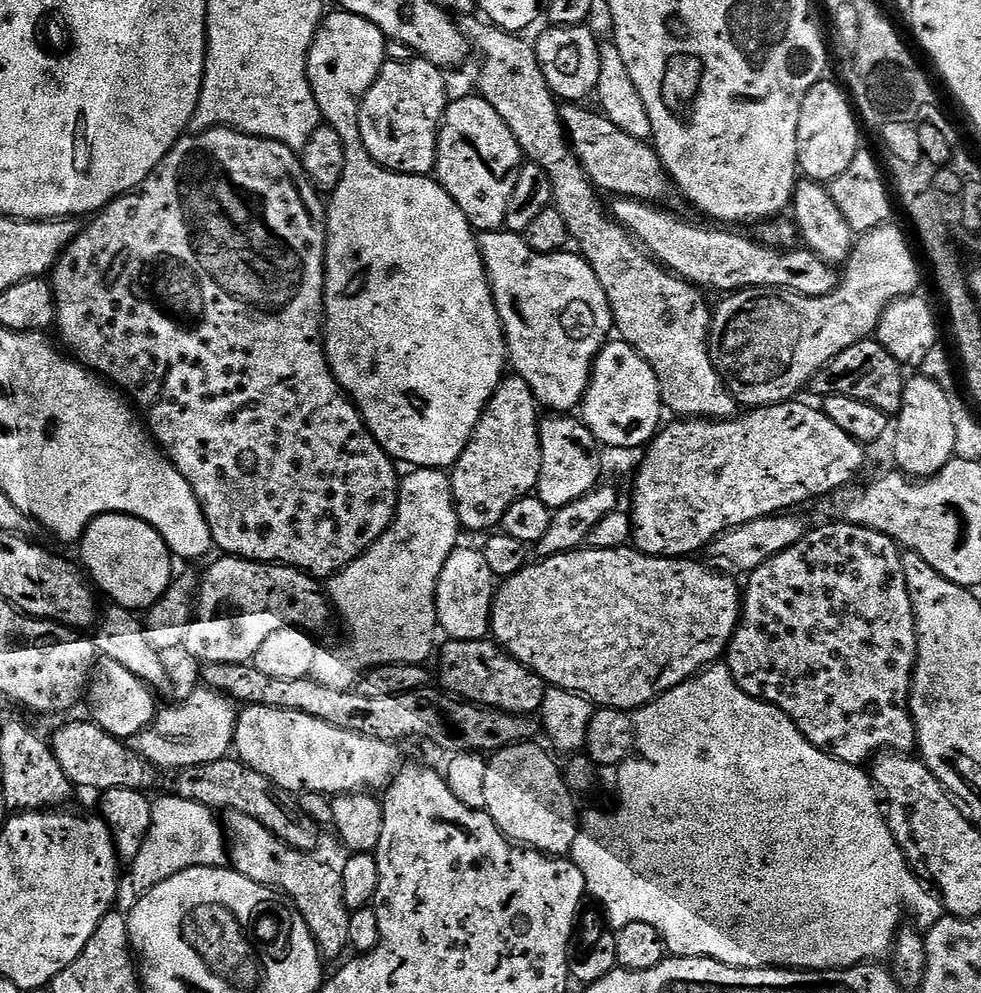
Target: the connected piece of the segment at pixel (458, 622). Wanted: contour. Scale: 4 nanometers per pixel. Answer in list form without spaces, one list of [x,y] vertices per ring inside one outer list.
[[[458,546],[446,558],[436,582],[436,622],[448,640],[482,640],[489,635],[492,625],[492,597],[494,577],[479,547]]]

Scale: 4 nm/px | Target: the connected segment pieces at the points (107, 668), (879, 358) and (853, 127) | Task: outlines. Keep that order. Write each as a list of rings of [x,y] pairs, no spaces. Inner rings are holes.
[[[99,657],[93,665],[86,689],[86,705],[90,710],[88,714],[93,723],[111,736],[130,740],[148,727],[156,713],[154,699],[155,695],[148,685],[114,659]]]
[[[869,338],[850,346],[850,350],[842,350],[822,370],[818,370],[813,376],[812,381],[807,386],[809,393],[813,392],[817,398],[825,396],[841,396],[842,398],[858,398],[858,402],[866,402],[878,410],[895,414],[900,410],[900,402],[904,393],[904,381],[906,379],[905,369],[894,359],[886,349],[874,338]]]
[[[820,79],[809,90],[806,98],[802,98],[802,106],[798,110],[796,167],[807,179],[817,182],[831,182],[838,178],[838,174],[843,174],[846,166],[854,162],[854,154],[862,151],[853,101],[839,83],[836,85],[828,79]]]

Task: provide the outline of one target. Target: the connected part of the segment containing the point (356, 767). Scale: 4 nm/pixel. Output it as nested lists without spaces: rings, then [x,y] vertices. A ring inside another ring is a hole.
[[[250,704],[236,717],[235,755],[250,770],[262,774],[281,792],[289,794],[317,792],[335,798],[353,792],[376,790],[372,788],[387,789],[394,769],[401,763],[400,752],[396,748],[399,747],[395,743],[387,744],[350,730],[338,730],[338,726],[330,726],[330,722],[318,722],[318,718],[310,718],[310,714],[298,714],[294,710],[274,710],[270,706]]]

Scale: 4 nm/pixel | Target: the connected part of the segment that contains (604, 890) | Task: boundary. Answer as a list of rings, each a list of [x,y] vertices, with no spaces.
[[[717,662],[705,667],[703,671],[693,676],[685,684],[674,686],[668,692],[663,692],[658,699],[651,700],[644,707],[635,709],[632,729],[636,735],[634,751],[632,755],[627,756],[623,760],[614,772],[614,775],[616,775],[616,809],[613,812],[606,813],[605,816],[600,812],[588,812],[585,816],[583,813],[576,829],[574,846],[570,853],[570,859],[576,863],[578,870],[582,870],[582,878],[584,879],[587,895],[589,897],[593,896],[604,907],[604,912],[608,915],[609,925],[607,924],[607,927],[609,929],[619,930],[630,926],[630,922],[646,922],[646,926],[654,926],[654,930],[658,930],[658,934],[664,940],[665,949],[671,955],[689,956],[690,958],[710,958],[714,962],[722,962],[731,968],[762,968],[771,966],[774,968],[791,968],[793,970],[843,970],[845,968],[854,968],[857,964],[875,961],[877,958],[880,958],[876,956],[882,955],[883,952],[884,956],[892,948],[897,932],[905,923],[904,912],[909,912],[917,920],[915,923],[924,930],[933,928],[946,914],[944,905],[940,903],[939,899],[931,891],[928,893],[920,885],[922,883],[921,877],[912,871],[912,868],[908,865],[908,859],[902,854],[902,850],[894,838],[894,834],[888,829],[888,822],[884,818],[884,810],[881,801],[878,799],[876,786],[873,784],[869,773],[863,767],[836,760],[830,754],[815,748],[798,730],[798,726],[794,726],[794,722],[790,717],[782,714],[782,710],[778,710],[773,704],[765,704],[763,700],[756,700],[742,691],[734,682],[727,663]]]

